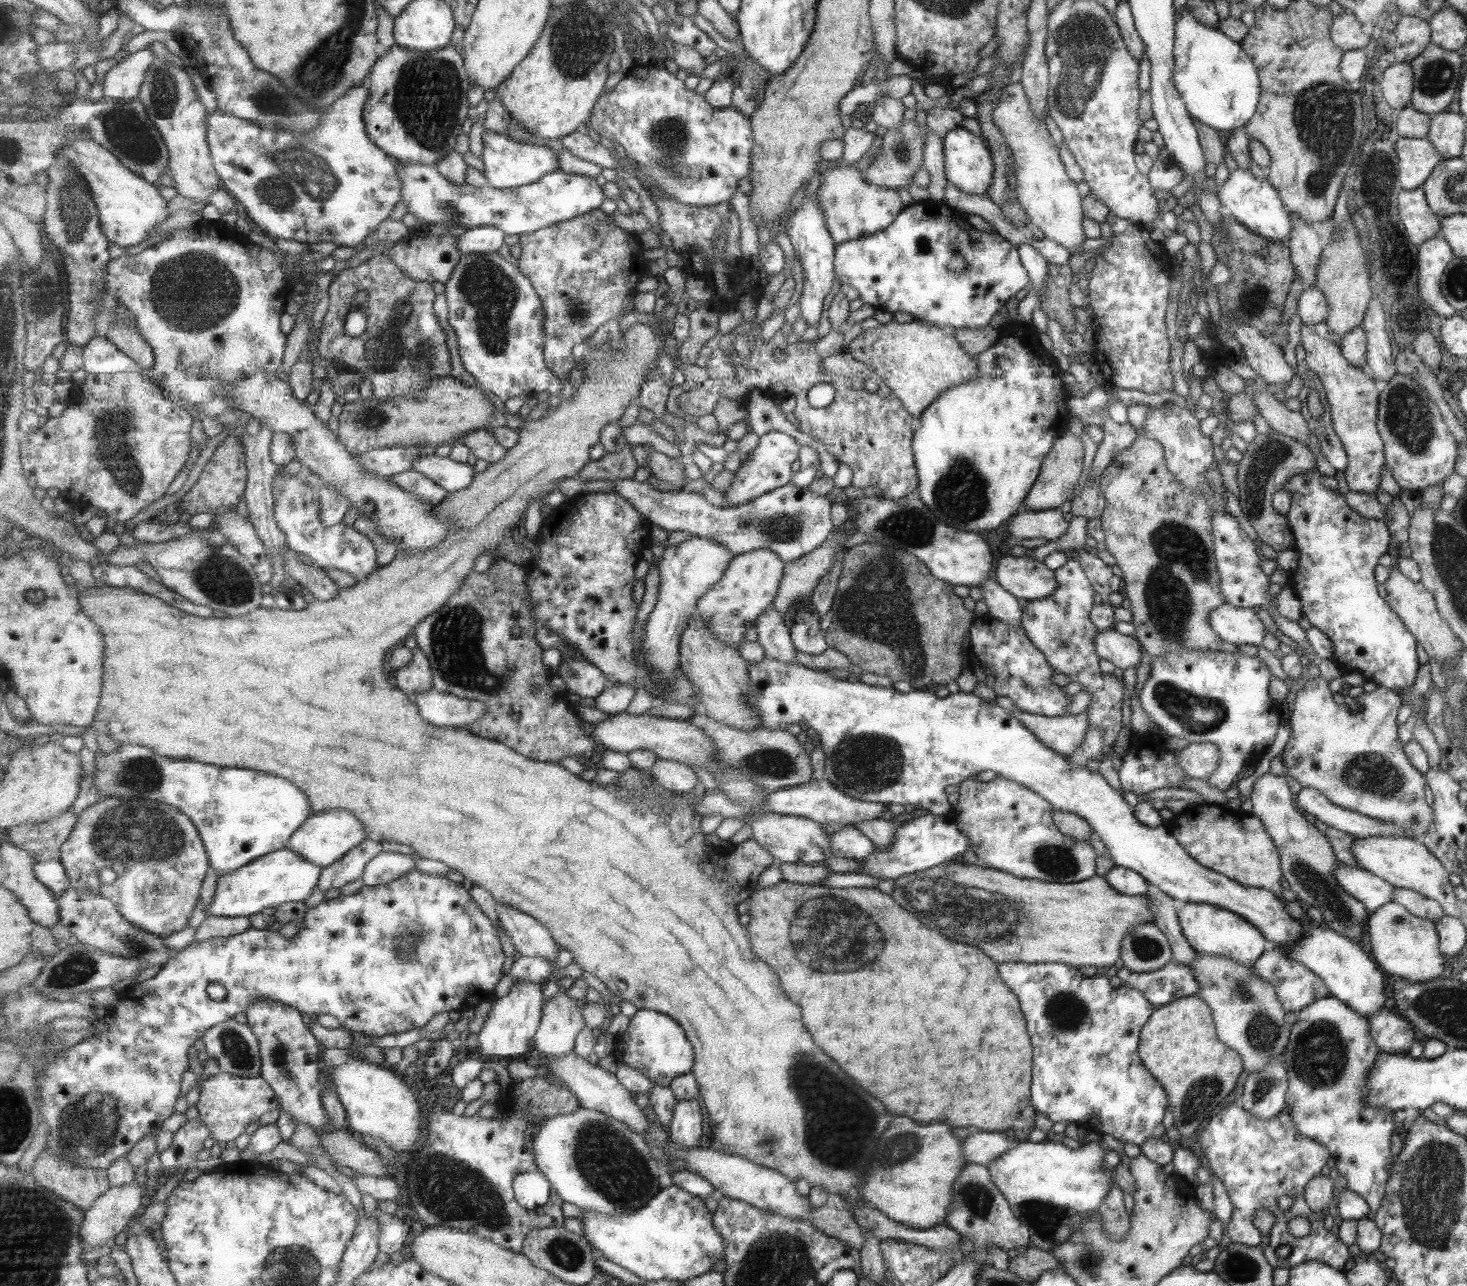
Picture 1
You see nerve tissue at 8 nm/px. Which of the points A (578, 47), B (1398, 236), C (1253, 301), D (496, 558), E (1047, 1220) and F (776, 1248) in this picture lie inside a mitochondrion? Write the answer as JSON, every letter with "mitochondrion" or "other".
{"A":"mitochondrion","B":"other","C":"mitochondrion","D":"other","E":"mitochondrion","F":"mitochondrion"}

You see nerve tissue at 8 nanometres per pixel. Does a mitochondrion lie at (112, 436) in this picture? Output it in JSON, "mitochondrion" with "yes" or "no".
{"mitochondrion":"yes"}

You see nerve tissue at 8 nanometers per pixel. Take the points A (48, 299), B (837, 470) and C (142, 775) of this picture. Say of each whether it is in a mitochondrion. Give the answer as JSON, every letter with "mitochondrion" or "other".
{"A":"mitochondrion","B":"other","C":"mitochondrion"}

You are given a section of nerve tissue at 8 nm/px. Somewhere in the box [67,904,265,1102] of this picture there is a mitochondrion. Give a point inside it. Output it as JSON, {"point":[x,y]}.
{"point":[237,1051]}

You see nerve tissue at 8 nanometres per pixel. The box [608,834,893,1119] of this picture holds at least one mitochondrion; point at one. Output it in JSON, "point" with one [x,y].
{"point":[820,929]}

